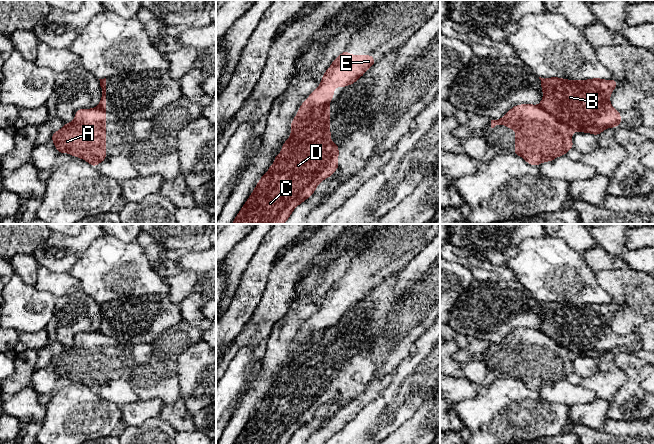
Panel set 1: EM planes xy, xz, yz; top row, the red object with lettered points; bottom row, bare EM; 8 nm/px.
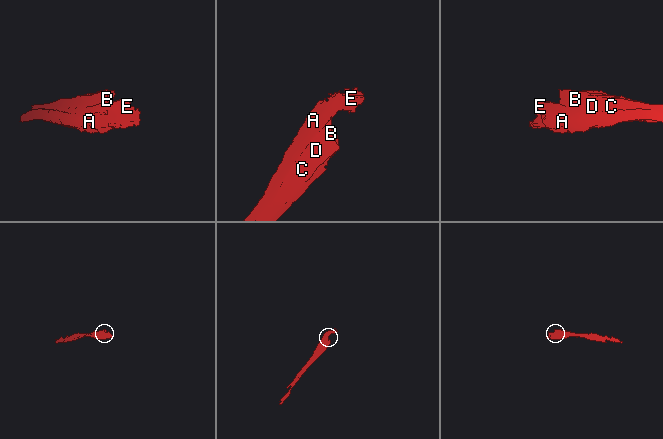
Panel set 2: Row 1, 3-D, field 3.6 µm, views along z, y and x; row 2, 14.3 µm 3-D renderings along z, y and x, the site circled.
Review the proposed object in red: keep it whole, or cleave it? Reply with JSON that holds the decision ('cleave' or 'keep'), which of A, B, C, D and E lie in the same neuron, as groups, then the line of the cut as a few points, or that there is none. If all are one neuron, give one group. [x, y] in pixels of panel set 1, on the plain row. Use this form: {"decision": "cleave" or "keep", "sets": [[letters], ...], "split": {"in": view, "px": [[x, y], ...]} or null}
{"decision": "cleave", "sets": [["A", "E"], ["B", "C", "D"]], "split": {"in": "xz", "px": [[329, 328], [307, 348], [299, 352], [282, 370]]}}

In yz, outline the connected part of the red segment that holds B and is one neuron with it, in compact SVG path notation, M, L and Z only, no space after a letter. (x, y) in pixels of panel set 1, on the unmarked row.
M539 303L543 316L539 329L573 356L597 360L607 352L621 349L620 335L610 326L610 320L618 310L615 303Z

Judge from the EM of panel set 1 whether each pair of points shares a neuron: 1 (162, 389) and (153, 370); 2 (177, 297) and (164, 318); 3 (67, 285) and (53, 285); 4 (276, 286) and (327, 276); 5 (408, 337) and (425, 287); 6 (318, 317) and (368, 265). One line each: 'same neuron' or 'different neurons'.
1: same neuron
2: different neurons
3: same neuron
4: different neurons
5: same neuron
6: same neuron

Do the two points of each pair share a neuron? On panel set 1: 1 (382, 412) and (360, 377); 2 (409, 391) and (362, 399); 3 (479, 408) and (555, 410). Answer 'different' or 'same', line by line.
1: different
2: different
3: same

